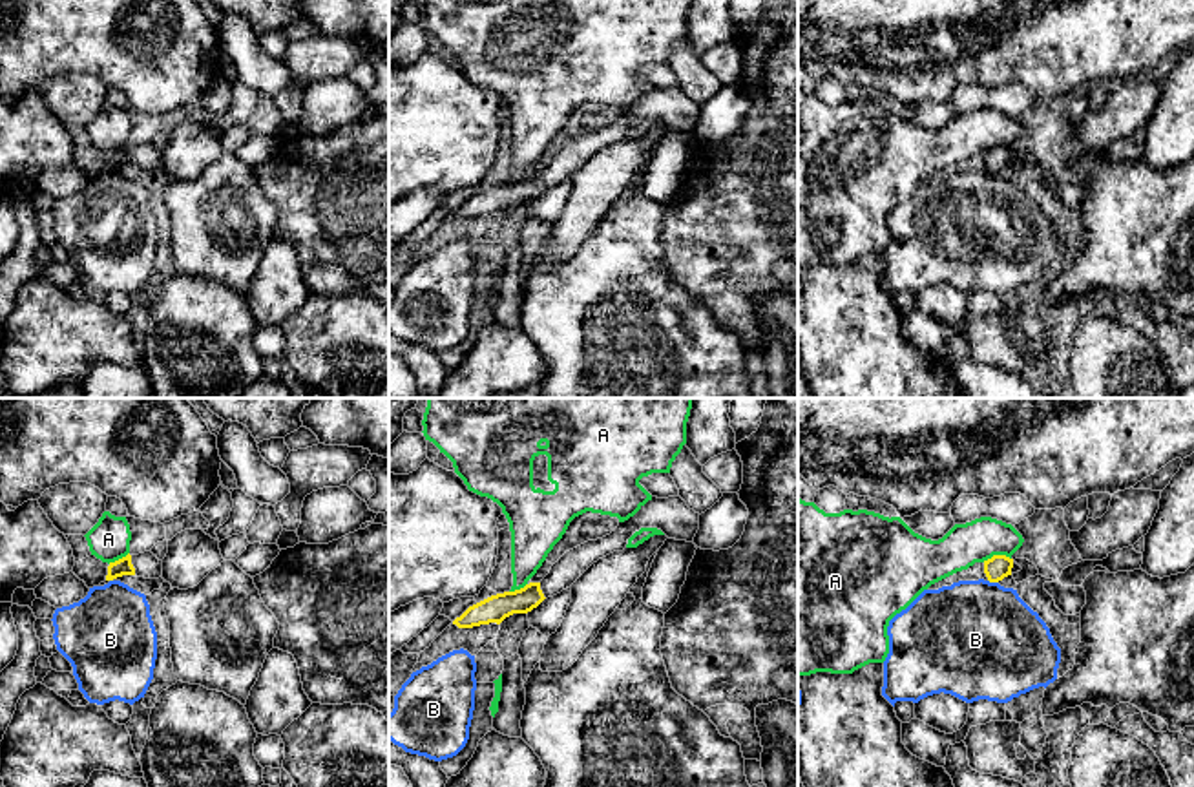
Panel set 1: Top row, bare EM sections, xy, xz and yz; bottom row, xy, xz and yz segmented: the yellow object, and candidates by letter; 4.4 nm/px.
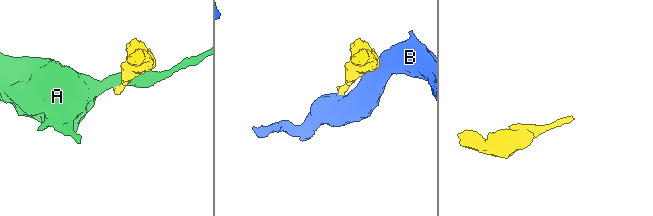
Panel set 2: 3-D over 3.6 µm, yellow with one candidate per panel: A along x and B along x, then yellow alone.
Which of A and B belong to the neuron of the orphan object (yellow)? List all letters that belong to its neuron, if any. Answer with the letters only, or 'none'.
none

